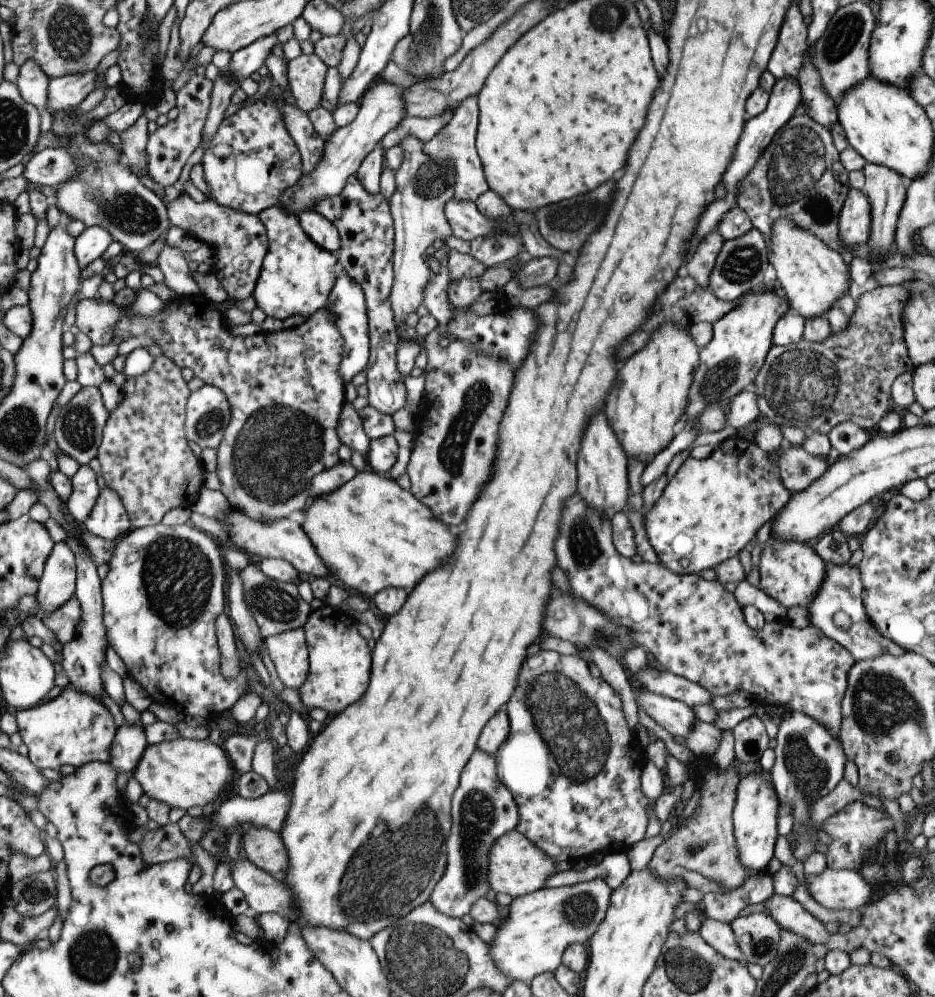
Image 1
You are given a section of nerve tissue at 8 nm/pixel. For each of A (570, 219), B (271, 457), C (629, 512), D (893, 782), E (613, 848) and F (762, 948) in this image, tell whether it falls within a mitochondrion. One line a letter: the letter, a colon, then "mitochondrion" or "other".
A: mitochondrion
B: mitochondrion
C: other
D: other
E: other
F: mitochondrion

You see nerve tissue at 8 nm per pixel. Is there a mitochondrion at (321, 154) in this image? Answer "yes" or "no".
no

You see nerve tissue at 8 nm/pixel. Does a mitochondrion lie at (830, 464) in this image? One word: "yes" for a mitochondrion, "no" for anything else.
no

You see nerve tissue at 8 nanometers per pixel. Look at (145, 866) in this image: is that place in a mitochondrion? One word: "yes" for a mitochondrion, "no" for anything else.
no

